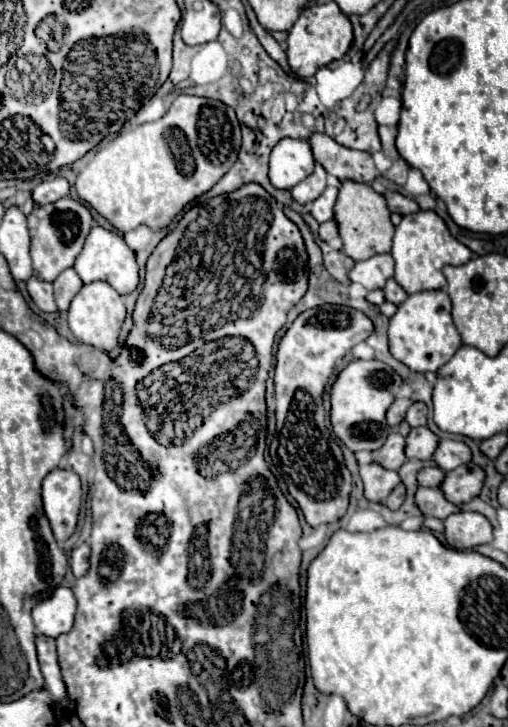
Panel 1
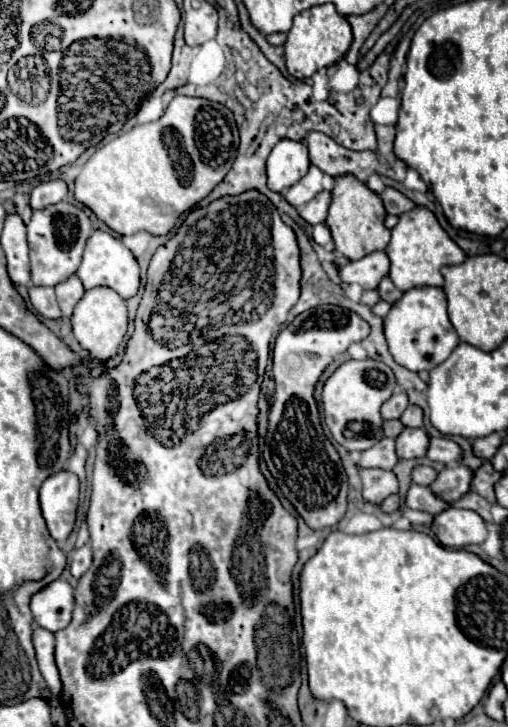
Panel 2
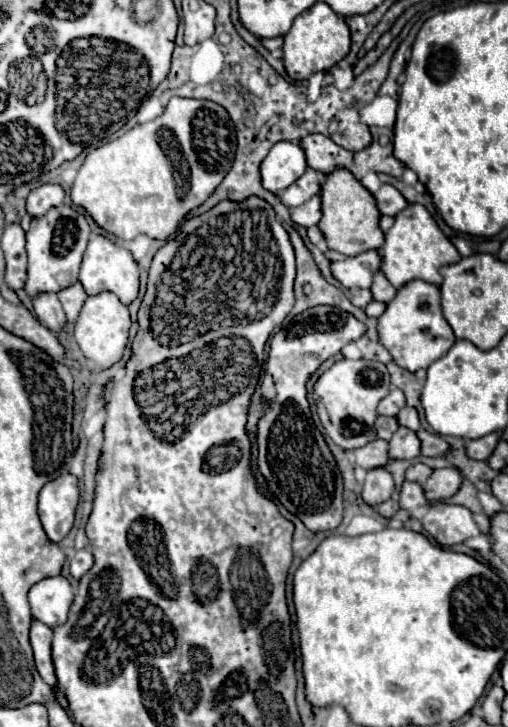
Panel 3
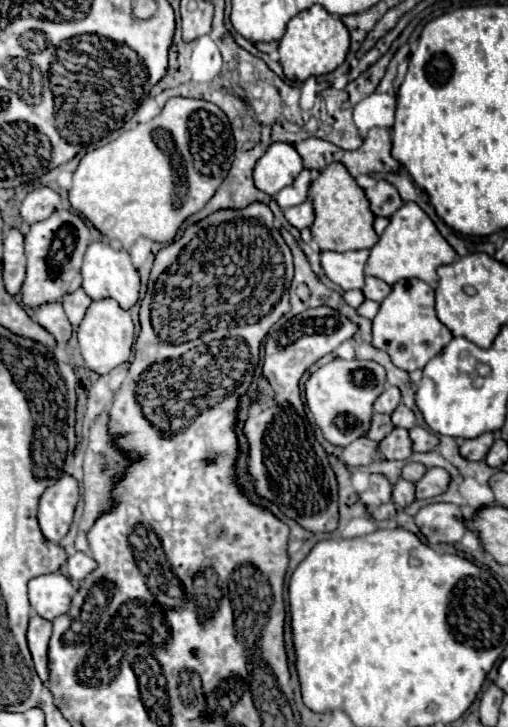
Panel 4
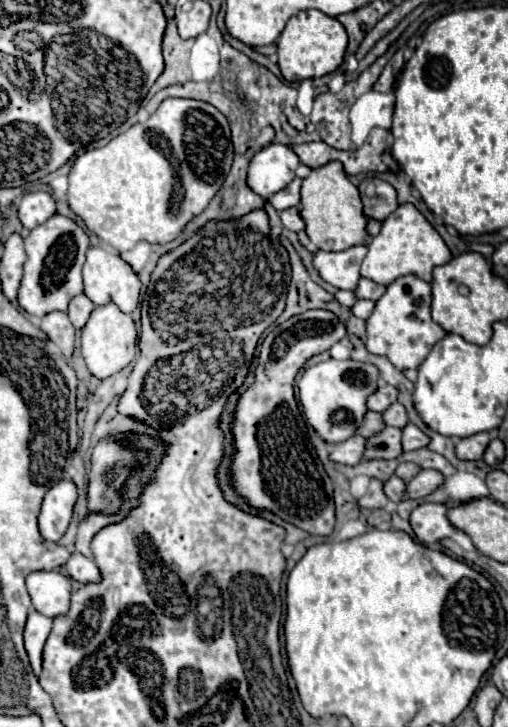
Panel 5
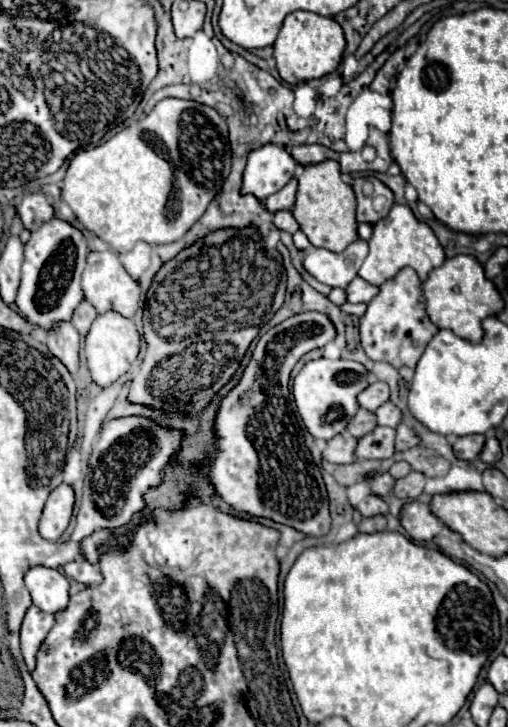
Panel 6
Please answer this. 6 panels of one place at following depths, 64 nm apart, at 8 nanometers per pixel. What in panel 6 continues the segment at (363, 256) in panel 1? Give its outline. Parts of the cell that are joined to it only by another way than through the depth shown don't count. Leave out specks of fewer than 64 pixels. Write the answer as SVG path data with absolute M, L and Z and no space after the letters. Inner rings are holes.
M324 160L304 170L304 174L298 178L298 194L292 212L300 224L300 230L318 248L342 252L348 244L358 240L356 196L352 186L342 180L340 164L336 160Z

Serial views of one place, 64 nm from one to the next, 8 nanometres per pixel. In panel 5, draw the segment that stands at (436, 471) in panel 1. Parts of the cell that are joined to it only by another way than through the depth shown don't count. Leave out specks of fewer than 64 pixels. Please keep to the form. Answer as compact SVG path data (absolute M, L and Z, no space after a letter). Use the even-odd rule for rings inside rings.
M404 462L404 464L400 464L400 466L396 468L396 476L400 476L400 478L406 480L406 482L410 482L418 472L420 472L420 466L414 464L414 462Z

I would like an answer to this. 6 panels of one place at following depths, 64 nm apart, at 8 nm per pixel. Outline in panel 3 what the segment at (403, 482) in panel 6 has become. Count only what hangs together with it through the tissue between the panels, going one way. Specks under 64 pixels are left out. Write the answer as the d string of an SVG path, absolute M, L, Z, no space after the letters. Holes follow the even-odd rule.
M440 468L434 470L428 482L424 484L424 492L430 500L446 500L454 496L462 486L462 474L458 468Z

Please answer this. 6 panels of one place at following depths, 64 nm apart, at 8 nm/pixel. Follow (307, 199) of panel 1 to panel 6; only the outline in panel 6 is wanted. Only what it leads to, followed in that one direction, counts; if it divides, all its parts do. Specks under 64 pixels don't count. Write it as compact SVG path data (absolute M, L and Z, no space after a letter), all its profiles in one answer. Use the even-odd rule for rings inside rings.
M292 178L280 192L276 192L276 194L272 194L272 196L268 196L268 198L264 200L266 208L268 208L270 212L290 210L290 208L294 206L294 202L296 202L296 188L298 188L298 180Z

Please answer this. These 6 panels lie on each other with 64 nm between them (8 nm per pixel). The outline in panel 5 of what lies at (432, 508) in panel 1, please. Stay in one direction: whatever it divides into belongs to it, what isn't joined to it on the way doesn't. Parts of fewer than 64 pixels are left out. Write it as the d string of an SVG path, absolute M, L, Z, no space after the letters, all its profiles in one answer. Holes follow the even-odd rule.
M392 476L392 480L388 480L384 484L384 492L392 502L398 504L398 502L402 502L406 498L406 482L402 478L398 478L398 476Z

